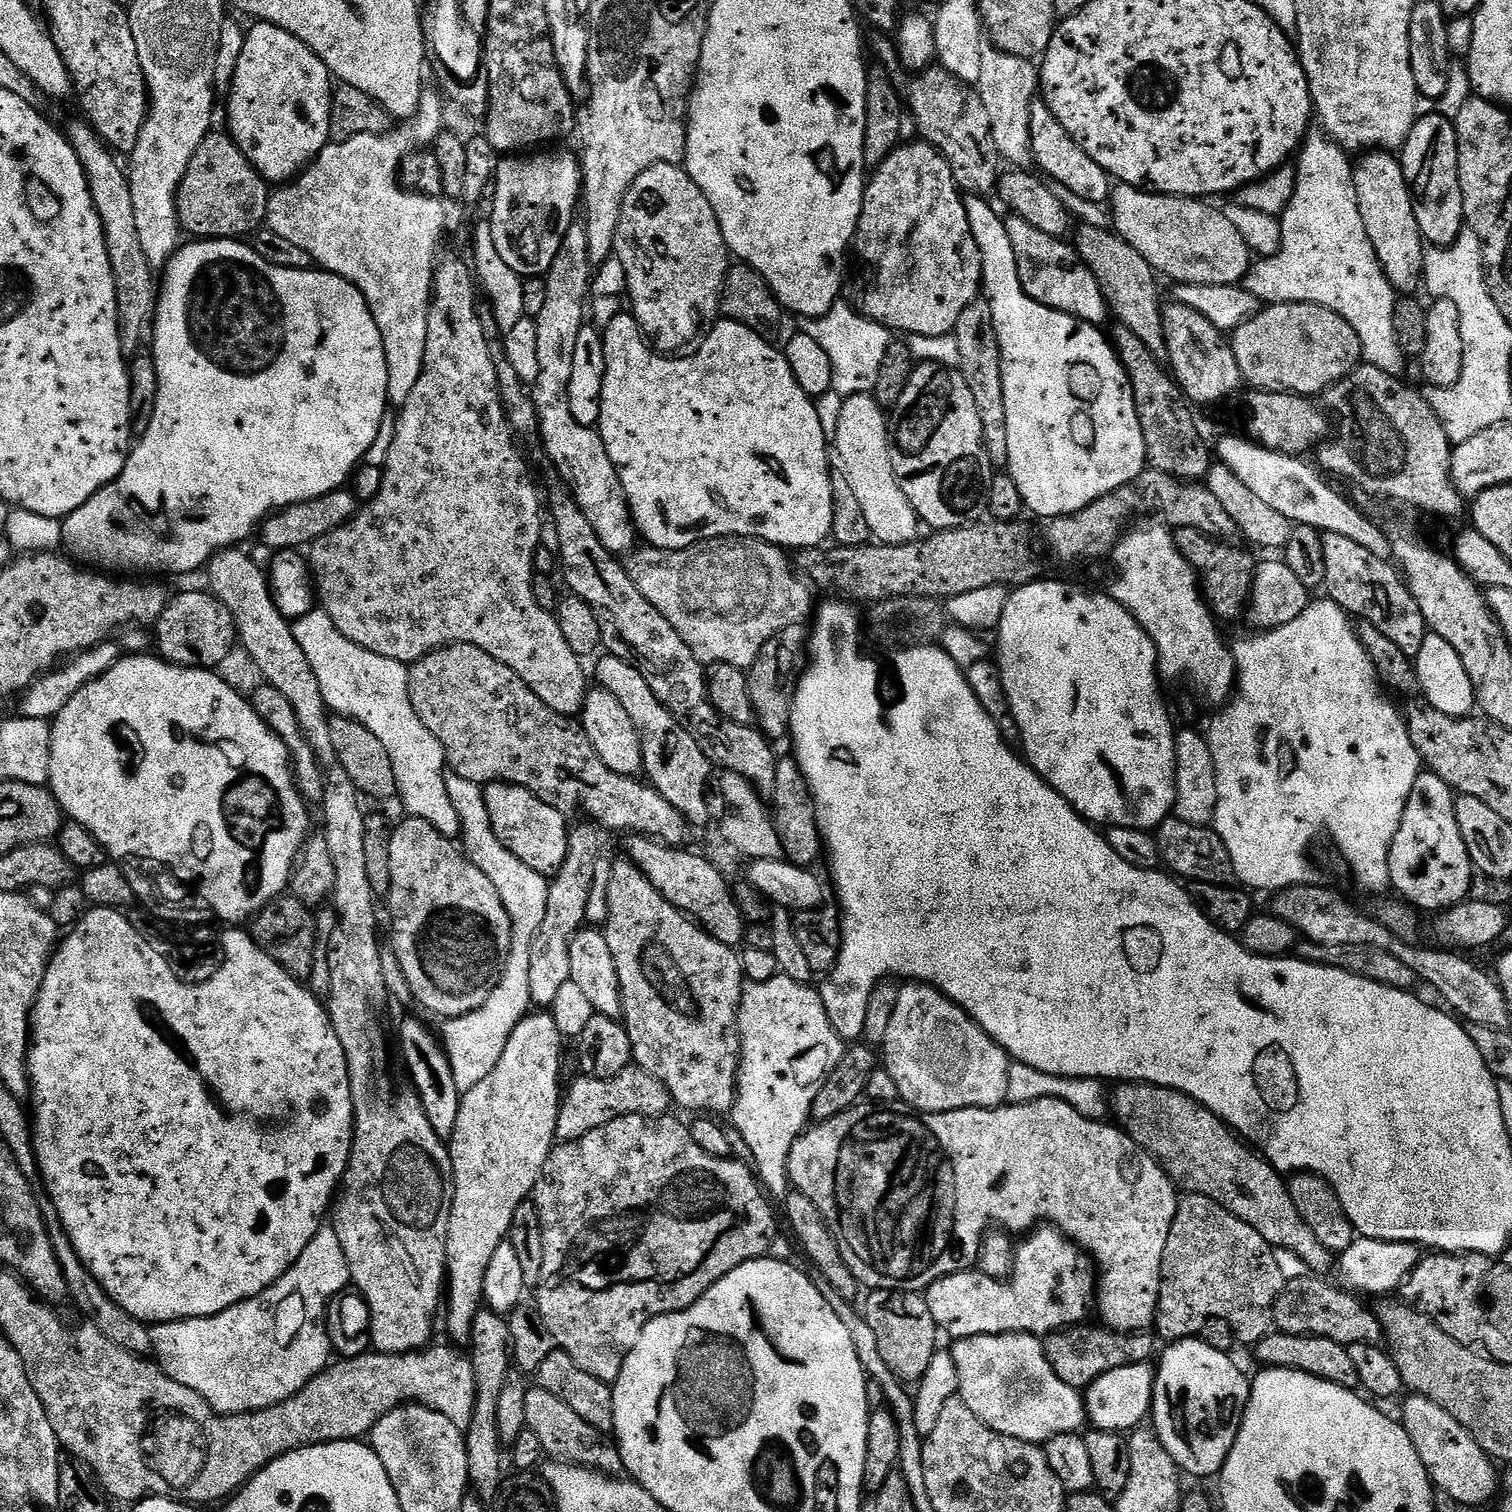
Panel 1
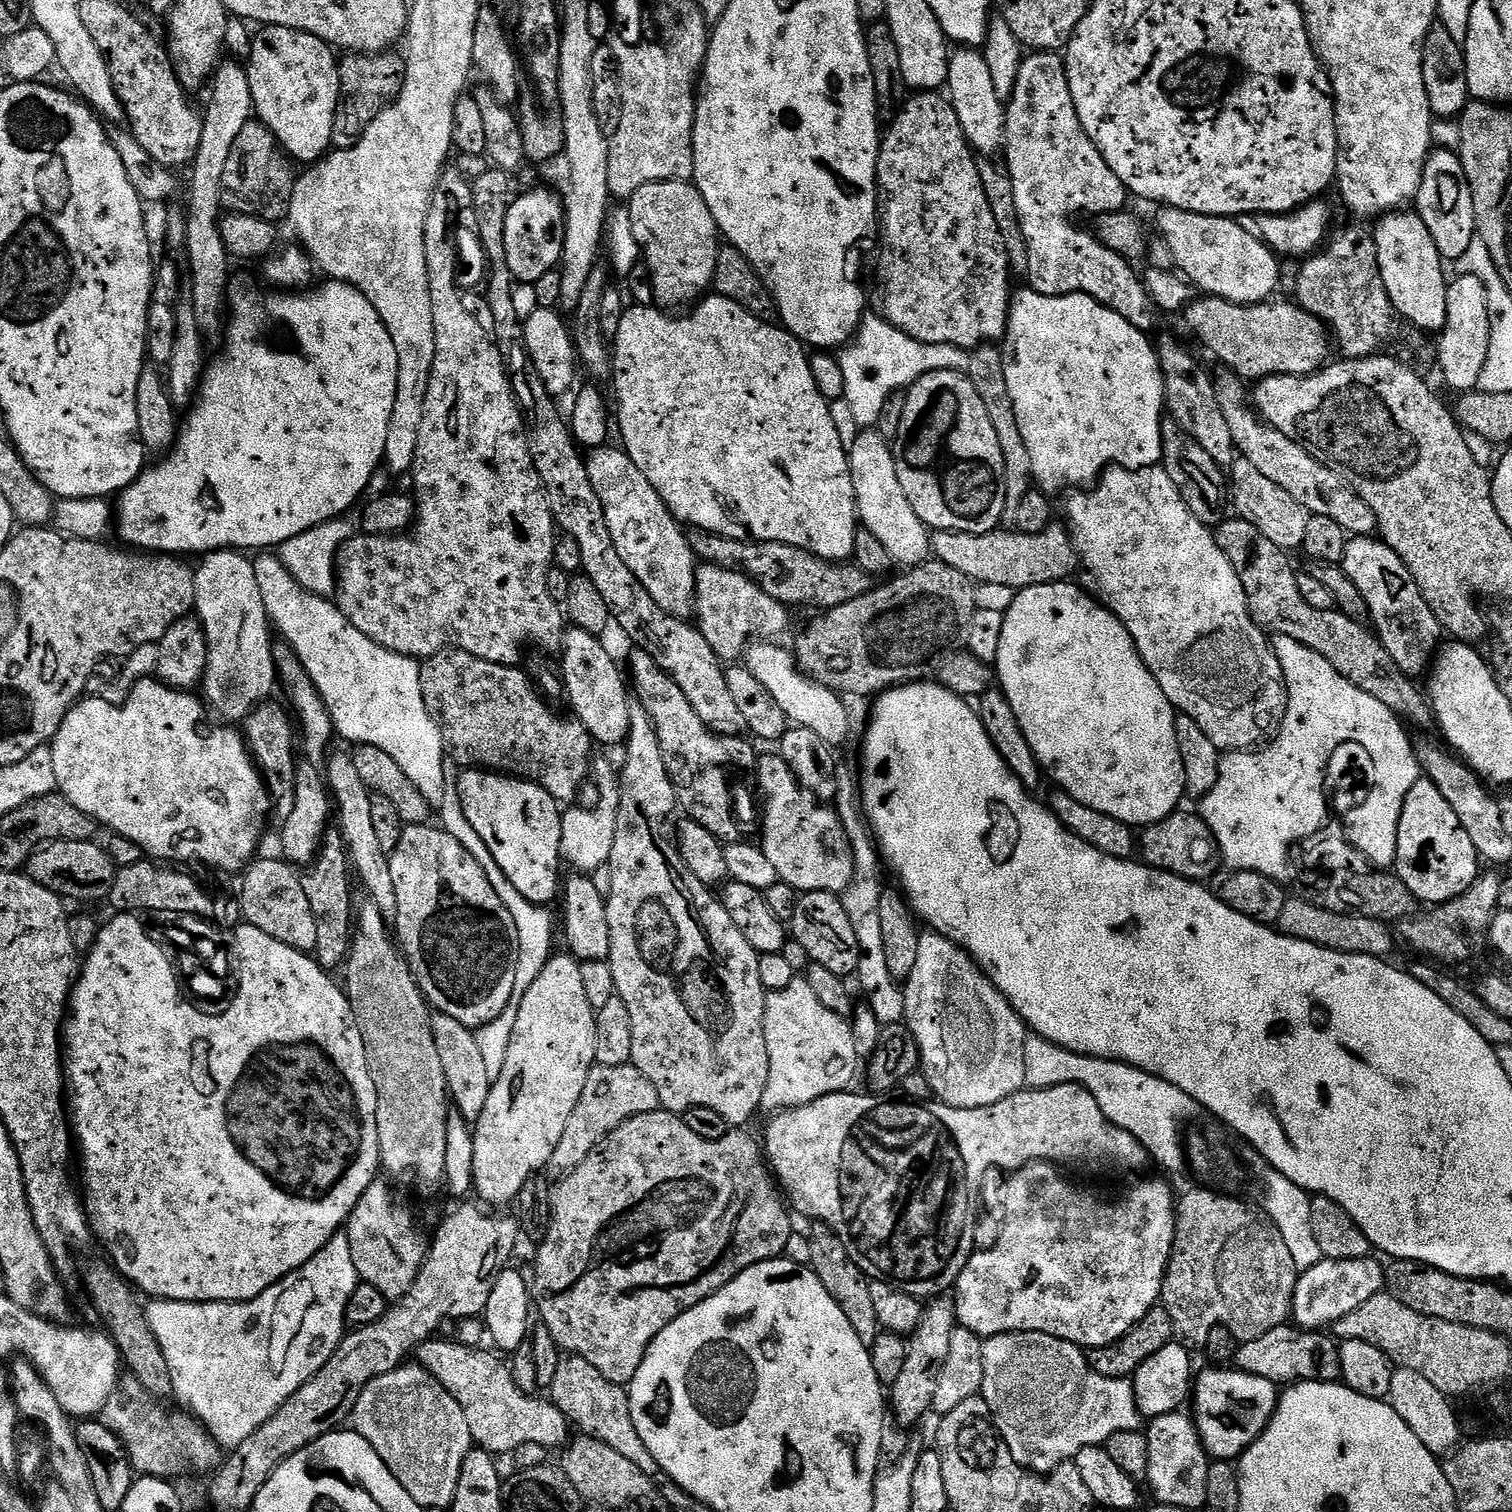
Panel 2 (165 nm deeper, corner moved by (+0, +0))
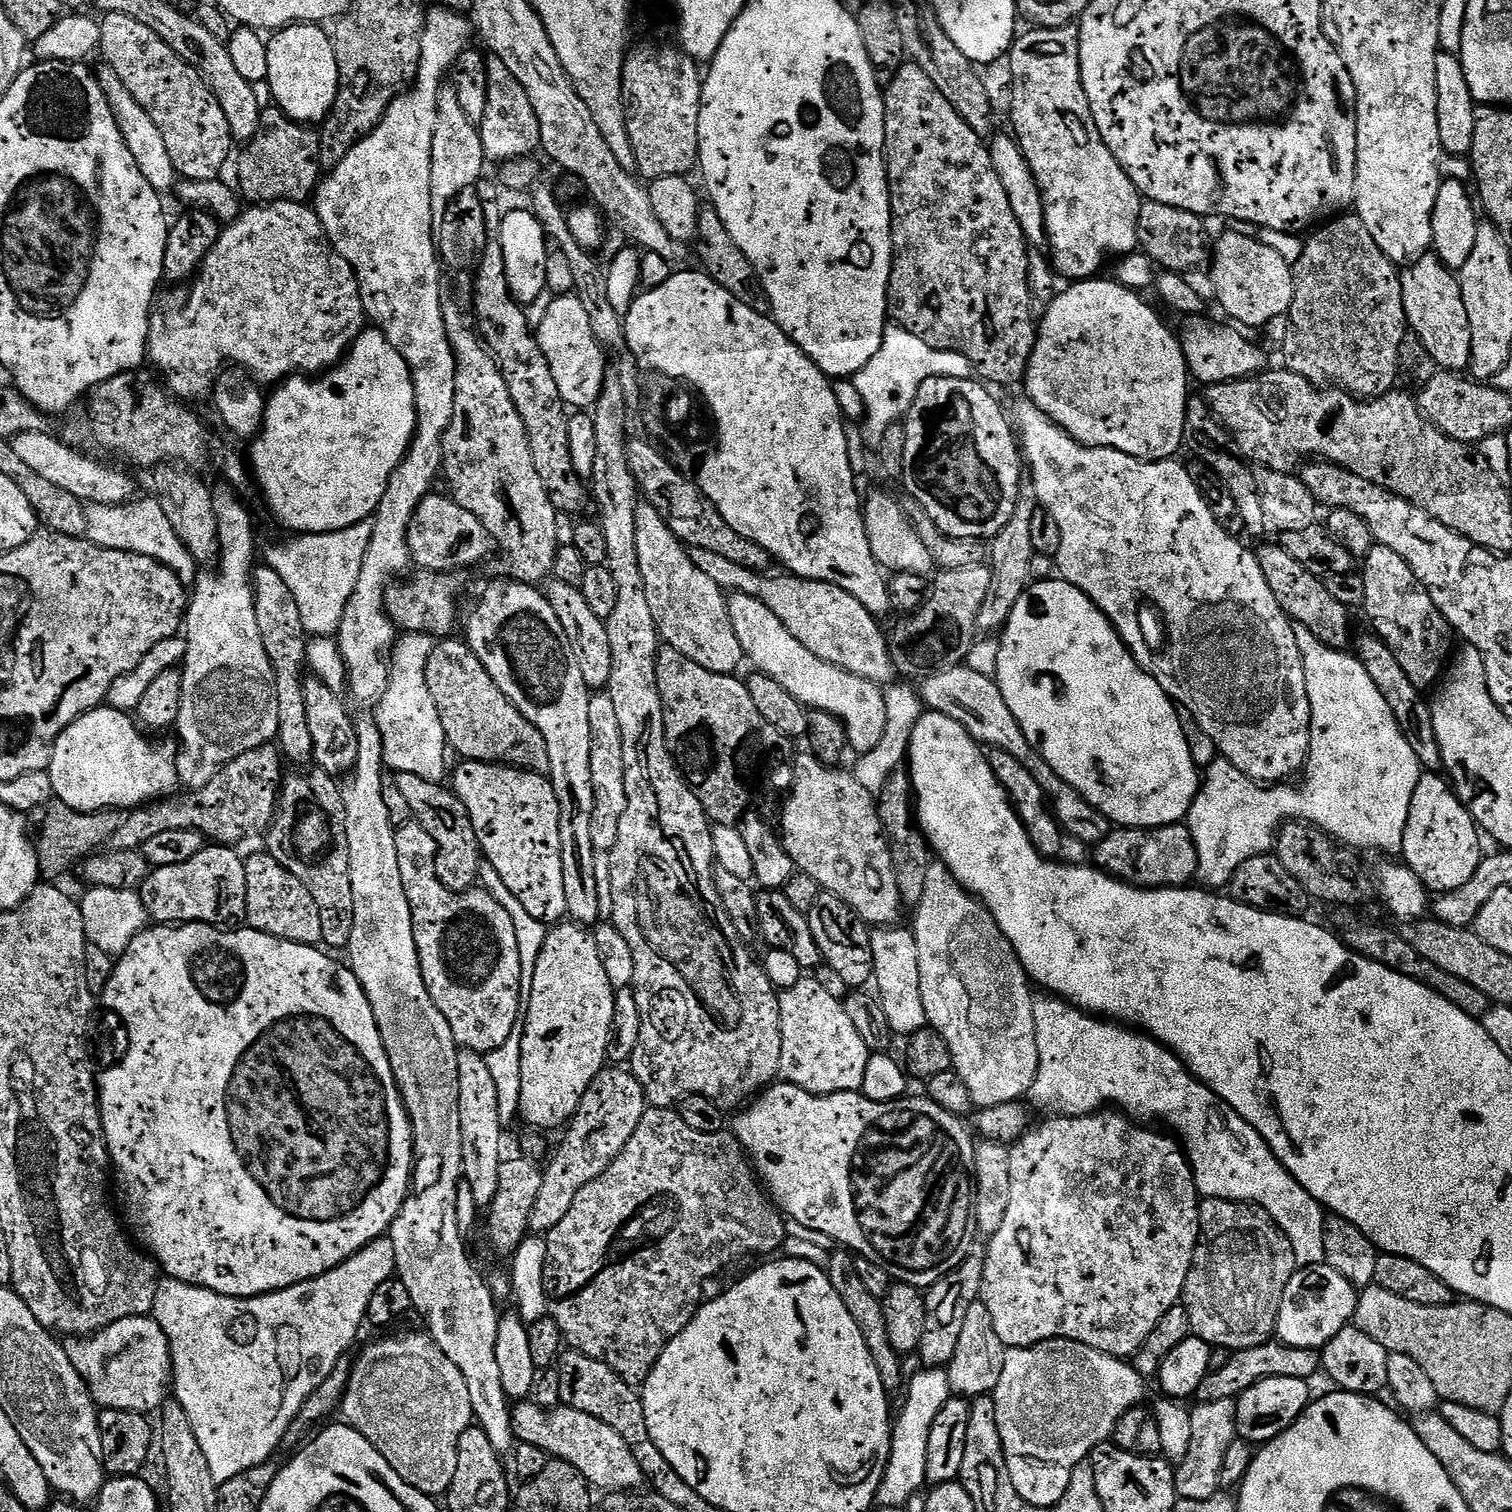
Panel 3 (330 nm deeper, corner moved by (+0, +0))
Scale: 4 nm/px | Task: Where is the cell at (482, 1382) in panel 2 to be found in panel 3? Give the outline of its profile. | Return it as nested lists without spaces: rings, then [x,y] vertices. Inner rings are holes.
[[[520,1402],[511,1409],[512,1435],[521,1444],[538,1446],[550,1458],[555,1458],[574,1466],[578,1474],[588,1479],[593,1489],[604,1488],[609,1492],[630,1492],[641,1487],[646,1477],[643,1470],[634,1462],[626,1442],[606,1422],[582,1414],[573,1408],[540,1408],[531,1402]]]

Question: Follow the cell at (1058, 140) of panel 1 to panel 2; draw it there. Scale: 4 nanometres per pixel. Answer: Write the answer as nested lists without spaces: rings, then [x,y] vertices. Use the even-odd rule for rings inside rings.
[[[1037,52],[1025,55],[1020,62],[1018,78],[1014,82],[1012,99],[1007,101],[1004,113],[1003,155],[1008,155],[1006,171],[1012,180],[1014,204],[1019,226],[1027,246],[1027,287],[1047,297],[1069,296],[1075,292],[1094,298],[1102,306],[1122,314],[1130,326],[1151,333],[1156,324],[1158,309],[1144,288],[1143,279],[1129,261],[1121,258],[1106,246],[1102,246],[1093,233],[1076,228],[1072,216],[1083,208],[1093,208],[1093,213],[1118,212],[1130,200],[1124,183],[1106,166],[1102,154],[1090,142],[1082,122],[1078,122],[1078,110],[1074,110],[1074,98],[1070,98],[1070,86],[1066,78],[1063,55],[1054,52]]]

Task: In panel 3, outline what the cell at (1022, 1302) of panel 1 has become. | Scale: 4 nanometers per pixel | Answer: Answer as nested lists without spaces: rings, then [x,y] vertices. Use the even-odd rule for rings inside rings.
[[[1101,1110],[1091,1116],[1053,1115],[1044,1118],[1040,1125],[1028,1131],[1011,1145],[1010,1200],[1006,1206],[1006,1218],[1002,1226],[987,1241],[984,1252],[984,1277],[980,1287],[980,1300],[994,1318],[994,1331],[1002,1338],[1005,1349],[1034,1346],[1043,1340],[1077,1340],[1094,1350],[1102,1350],[1111,1356],[1131,1358],[1147,1342],[1158,1326],[1162,1314],[1181,1303],[1186,1278],[1192,1269],[1192,1255],[1200,1233],[1200,1201],[1196,1180],[1183,1147],[1171,1135],[1151,1132],[1151,1127],[1141,1126],[1116,1110]]]

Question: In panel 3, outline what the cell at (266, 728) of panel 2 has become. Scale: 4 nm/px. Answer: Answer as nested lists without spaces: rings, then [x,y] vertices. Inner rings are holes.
[[[275,743],[238,754],[225,768],[221,768],[206,786],[189,791],[180,801],[161,798],[147,806],[131,809],[121,819],[110,841],[111,851],[137,850],[154,834],[166,834],[166,830],[194,830],[220,846],[240,846],[247,836],[265,831],[276,816],[276,802],[282,782],[282,757]]]

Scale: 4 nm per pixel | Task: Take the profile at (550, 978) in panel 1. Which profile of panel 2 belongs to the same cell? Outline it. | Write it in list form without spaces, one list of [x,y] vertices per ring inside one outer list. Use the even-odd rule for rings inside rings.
[[[593,759],[590,765],[590,784],[596,787],[596,805],[593,808],[572,808],[561,815],[562,842],[560,855],[568,864],[580,874],[591,874],[594,870],[605,867],[610,858],[610,850],[614,850],[614,830],[616,829],[616,815],[620,805],[620,777],[617,765],[612,765],[608,760]]]

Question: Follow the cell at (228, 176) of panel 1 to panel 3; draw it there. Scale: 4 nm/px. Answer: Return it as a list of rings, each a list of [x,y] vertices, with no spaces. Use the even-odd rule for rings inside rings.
[[[265,107],[260,113],[260,128],[256,131],[256,137],[247,141],[243,148],[244,153],[241,154],[240,161],[236,164],[237,181],[235,180],[235,183],[245,201],[252,200],[248,202],[256,206],[274,204],[277,200],[304,202],[315,193],[322,179],[320,137],[309,125],[296,123],[278,107]]]

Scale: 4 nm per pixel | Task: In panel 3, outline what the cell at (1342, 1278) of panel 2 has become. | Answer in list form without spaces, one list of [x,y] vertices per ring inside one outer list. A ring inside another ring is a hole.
[[[1329,1264],[1297,1267],[1296,1273],[1290,1278],[1290,1286],[1286,1286],[1286,1294],[1282,1294],[1275,1339],[1290,1346],[1323,1349],[1324,1344],[1338,1334],[1338,1330],[1353,1323],[1357,1295],[1358,1289],[1346,1282],[1346,1278],[1342,1278],[1342,1274],[1338,1274],[1338,1270]]]

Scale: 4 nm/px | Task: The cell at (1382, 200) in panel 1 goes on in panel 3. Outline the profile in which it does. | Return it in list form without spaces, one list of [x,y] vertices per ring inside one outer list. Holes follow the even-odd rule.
[[[1435,254],[1420,256],[1400,273],[1402,282],[1402,306],[1406,310],[1408,327],[1430,350],[1437,369],[1463,373],[1470,362],[1472,339],[1470,318],[1466,318],[1466,302],[1462,302],[1462,290],[1457,273],[1445,266]]]

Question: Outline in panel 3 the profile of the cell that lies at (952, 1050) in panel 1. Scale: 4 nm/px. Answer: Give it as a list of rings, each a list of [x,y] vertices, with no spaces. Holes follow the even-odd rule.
[[[939,862],[929,863],[926,886],[914,912],[918,974],[921,976],[927,1027],[933,1028],[950,1048],[953,1069],[966,1084],[977,1109],[1023,1101],[1038,1074],[1038,1042],[1032,1009],[1034,992],[1031,992],[1028,973],[1020,965],[1006,934],[1002,934],[984,905],[964,891],[963,886],[949,874],[948,867]]]

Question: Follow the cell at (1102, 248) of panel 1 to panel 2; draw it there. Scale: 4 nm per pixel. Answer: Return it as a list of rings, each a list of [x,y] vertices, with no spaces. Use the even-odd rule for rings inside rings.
[[[1164,336],[1155,345],[1156,357],[1162,370],[1162,382],[1164,383],[1164,403],[1166,412],[1171,419],[1176,421],[1214,462],[1221,468],[1231,469],[1232,463],[1238,459],[1238,453],[1234,446],[1234,438],[1230,435],[1230,426],[1222,415],[1218,406],[1218,396],[1213,377],[1208,377],[1208,372],[1175,340],[1172,336]]]

